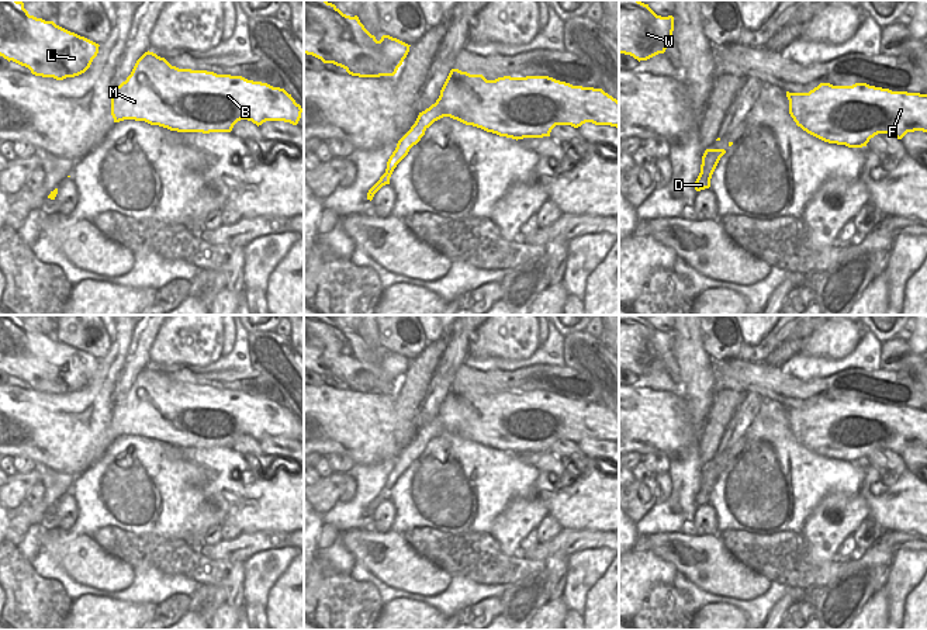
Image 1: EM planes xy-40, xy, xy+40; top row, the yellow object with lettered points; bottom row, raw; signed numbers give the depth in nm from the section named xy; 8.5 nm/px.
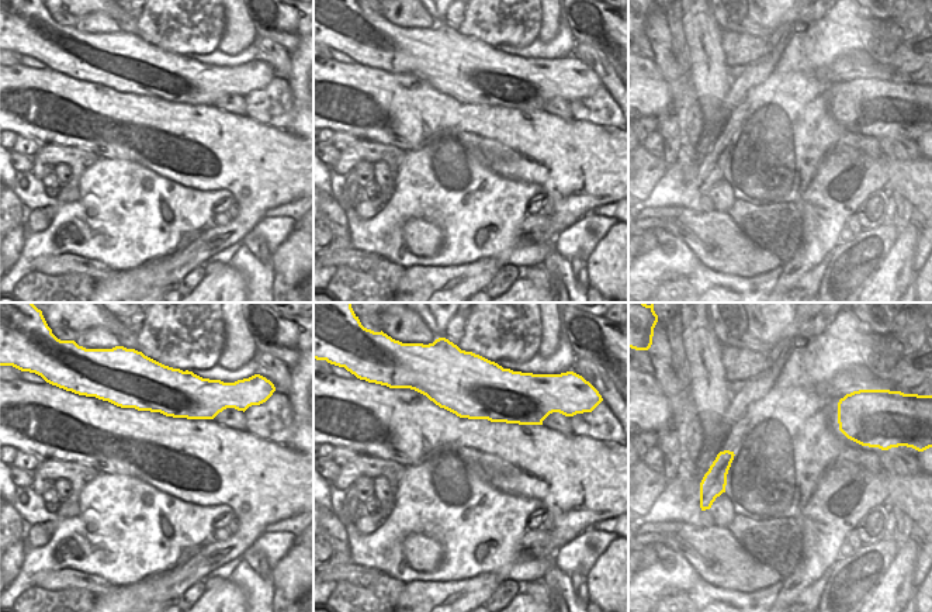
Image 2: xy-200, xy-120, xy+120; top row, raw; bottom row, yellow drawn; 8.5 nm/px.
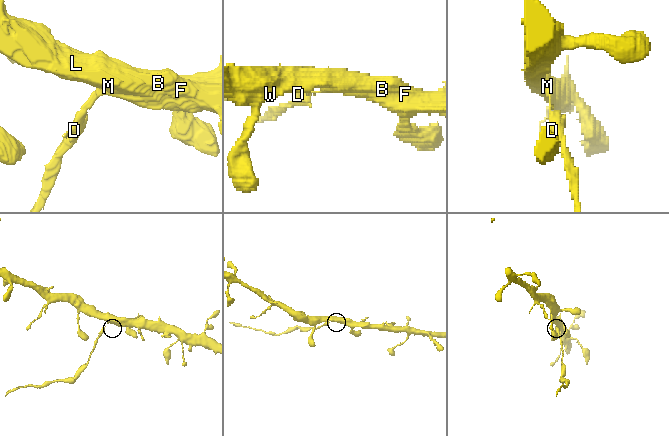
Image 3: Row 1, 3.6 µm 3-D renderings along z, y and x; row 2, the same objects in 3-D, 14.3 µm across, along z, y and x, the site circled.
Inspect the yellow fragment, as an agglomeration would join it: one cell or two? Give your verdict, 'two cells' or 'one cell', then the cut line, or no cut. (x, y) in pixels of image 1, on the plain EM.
two cells | xy (414, 439), (425, 445)

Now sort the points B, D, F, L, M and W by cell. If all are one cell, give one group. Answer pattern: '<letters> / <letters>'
B F L M W / D

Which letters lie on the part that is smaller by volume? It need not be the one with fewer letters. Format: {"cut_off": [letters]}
{"cut_off": ["D"]}

